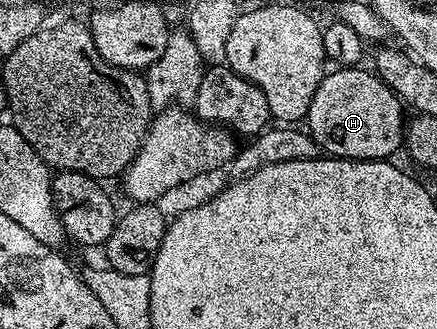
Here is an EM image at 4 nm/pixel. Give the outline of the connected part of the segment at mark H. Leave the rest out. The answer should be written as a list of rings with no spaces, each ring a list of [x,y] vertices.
[[[337,67],[326,72],[315,91],[315,99],[311,99],[307,129],[330,157],[384,161],[392,158],[397,148],[402,148],[407,124],[403,102],[391,87],[382,83],[376,72],[366,69]]]

